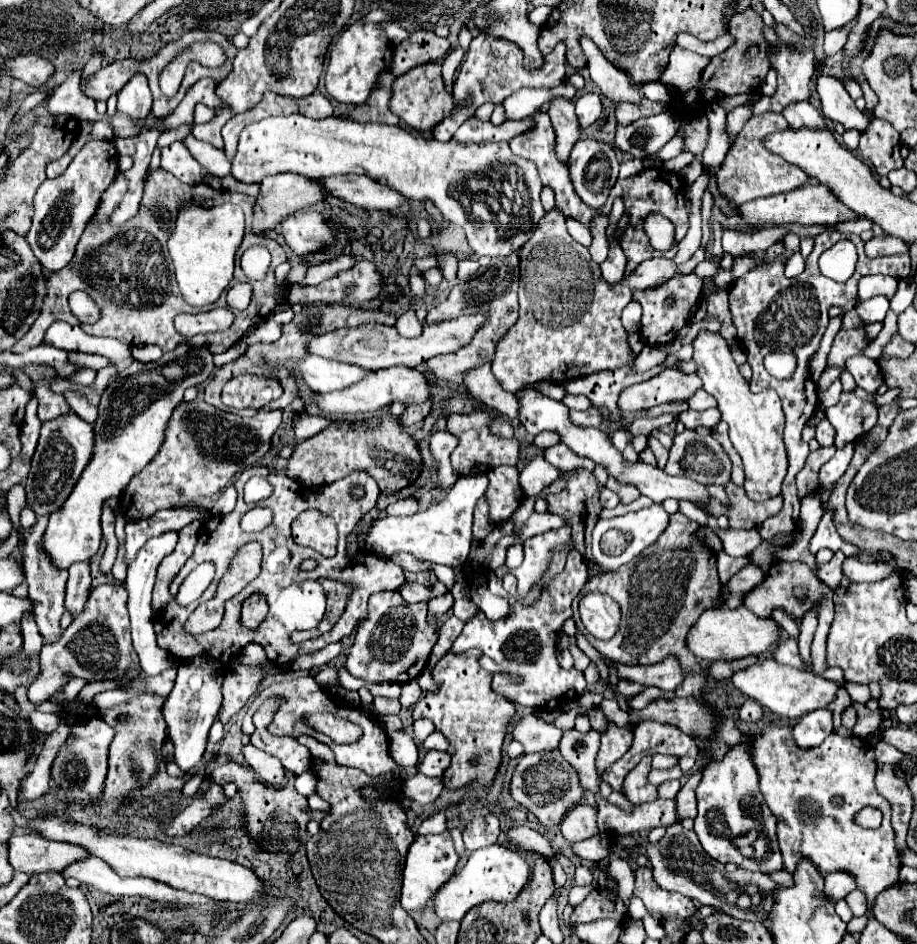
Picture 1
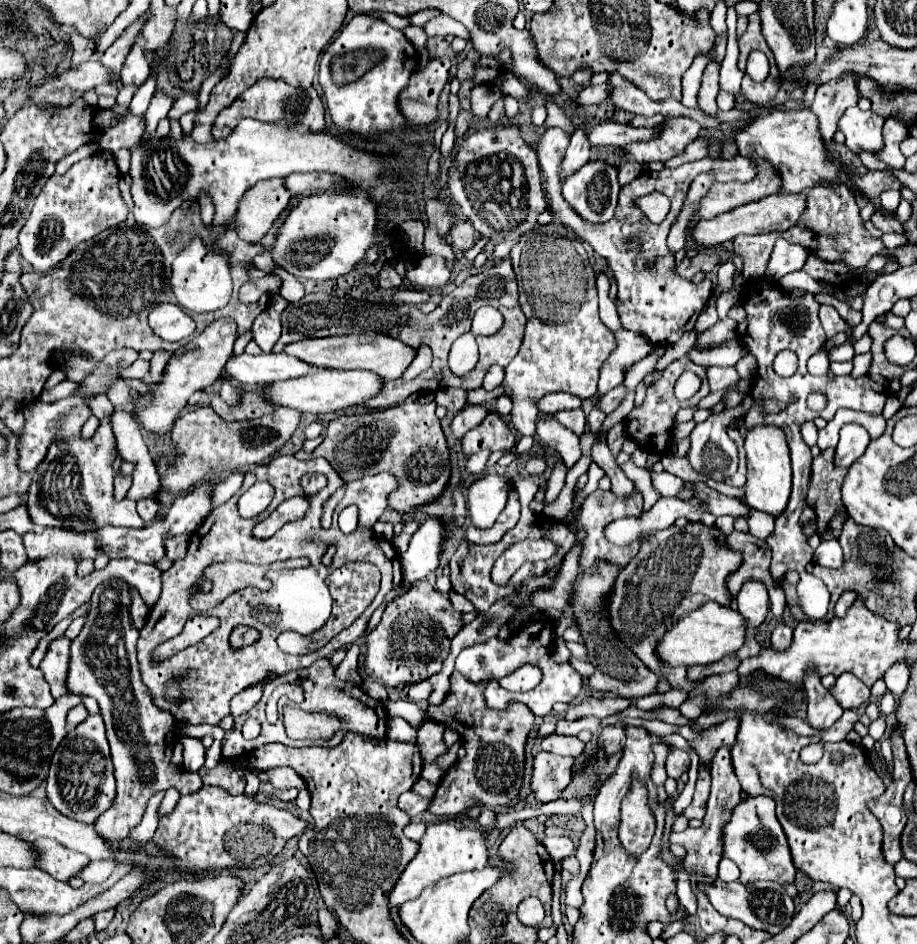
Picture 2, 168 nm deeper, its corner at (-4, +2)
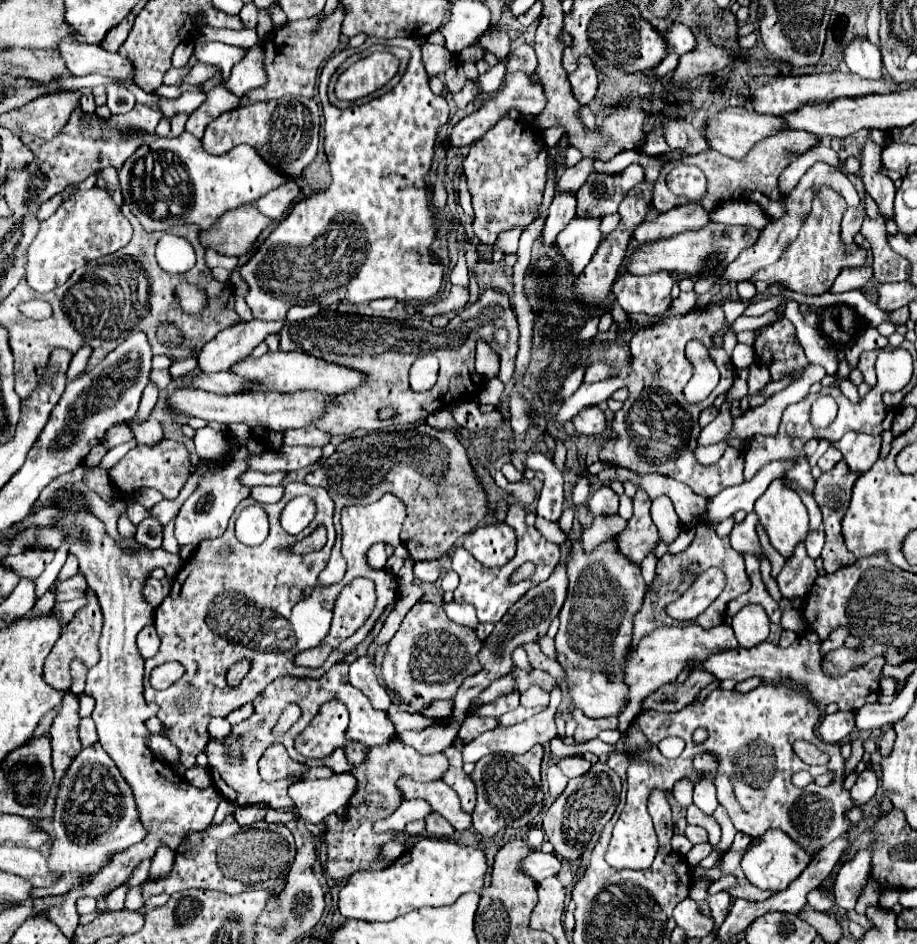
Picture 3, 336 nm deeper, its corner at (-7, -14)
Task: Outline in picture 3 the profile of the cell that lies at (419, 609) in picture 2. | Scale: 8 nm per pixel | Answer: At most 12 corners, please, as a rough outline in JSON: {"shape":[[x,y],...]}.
{"shape":[[419,600],[381,674],[413,712],[481,668],[481,640]]}

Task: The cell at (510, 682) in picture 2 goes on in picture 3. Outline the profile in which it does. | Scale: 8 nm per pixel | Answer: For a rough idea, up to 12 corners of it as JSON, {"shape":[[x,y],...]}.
{"shape":[[531,686],[521,693],[526,708],[549,705],[549,692]]}

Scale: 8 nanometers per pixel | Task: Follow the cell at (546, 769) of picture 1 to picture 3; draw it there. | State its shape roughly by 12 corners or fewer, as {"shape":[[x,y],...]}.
{"shape":[[555,764],[547,770],[549,796],[557,798],[569,778]]}

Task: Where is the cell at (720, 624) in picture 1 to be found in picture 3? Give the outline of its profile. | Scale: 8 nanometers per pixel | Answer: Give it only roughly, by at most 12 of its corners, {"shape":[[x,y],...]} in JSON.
{"shape":[[729,624],[657,628],[625,666],[625,732],[643,700],[735,648]]}

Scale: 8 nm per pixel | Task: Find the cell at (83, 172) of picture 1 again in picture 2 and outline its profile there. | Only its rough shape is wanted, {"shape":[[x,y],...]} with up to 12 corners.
{"shape":[[110,152],[50,176],[18,234],[38,274],[122,224]]}

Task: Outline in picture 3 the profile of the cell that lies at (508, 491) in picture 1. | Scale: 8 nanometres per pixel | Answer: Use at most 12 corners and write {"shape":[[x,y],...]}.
{"shape":[[507,524],[477,527],[465,549],[483,566],[515,556],[515,530]]}

